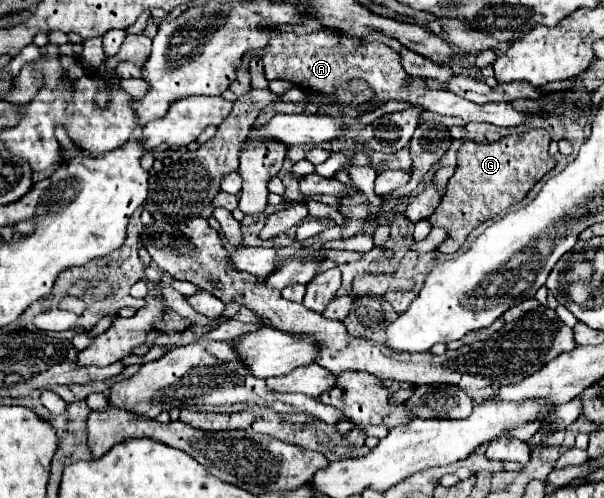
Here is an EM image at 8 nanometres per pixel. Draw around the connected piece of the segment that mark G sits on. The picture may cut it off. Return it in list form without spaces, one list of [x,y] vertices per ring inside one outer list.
[[[531,128],[523,134],[509,134],[493,144],[481,144],[465,140],[457,152],[457,170],[447,184],[447,192],[429,216],[431,226],[441,226],[449,232],[449,238],[439,246],[441,252],[449,254],[461,248],[467,234],[509,206],[521,202],[525,194],[555,166],[555,158],[549,156],[549,132],[543,128]]]

